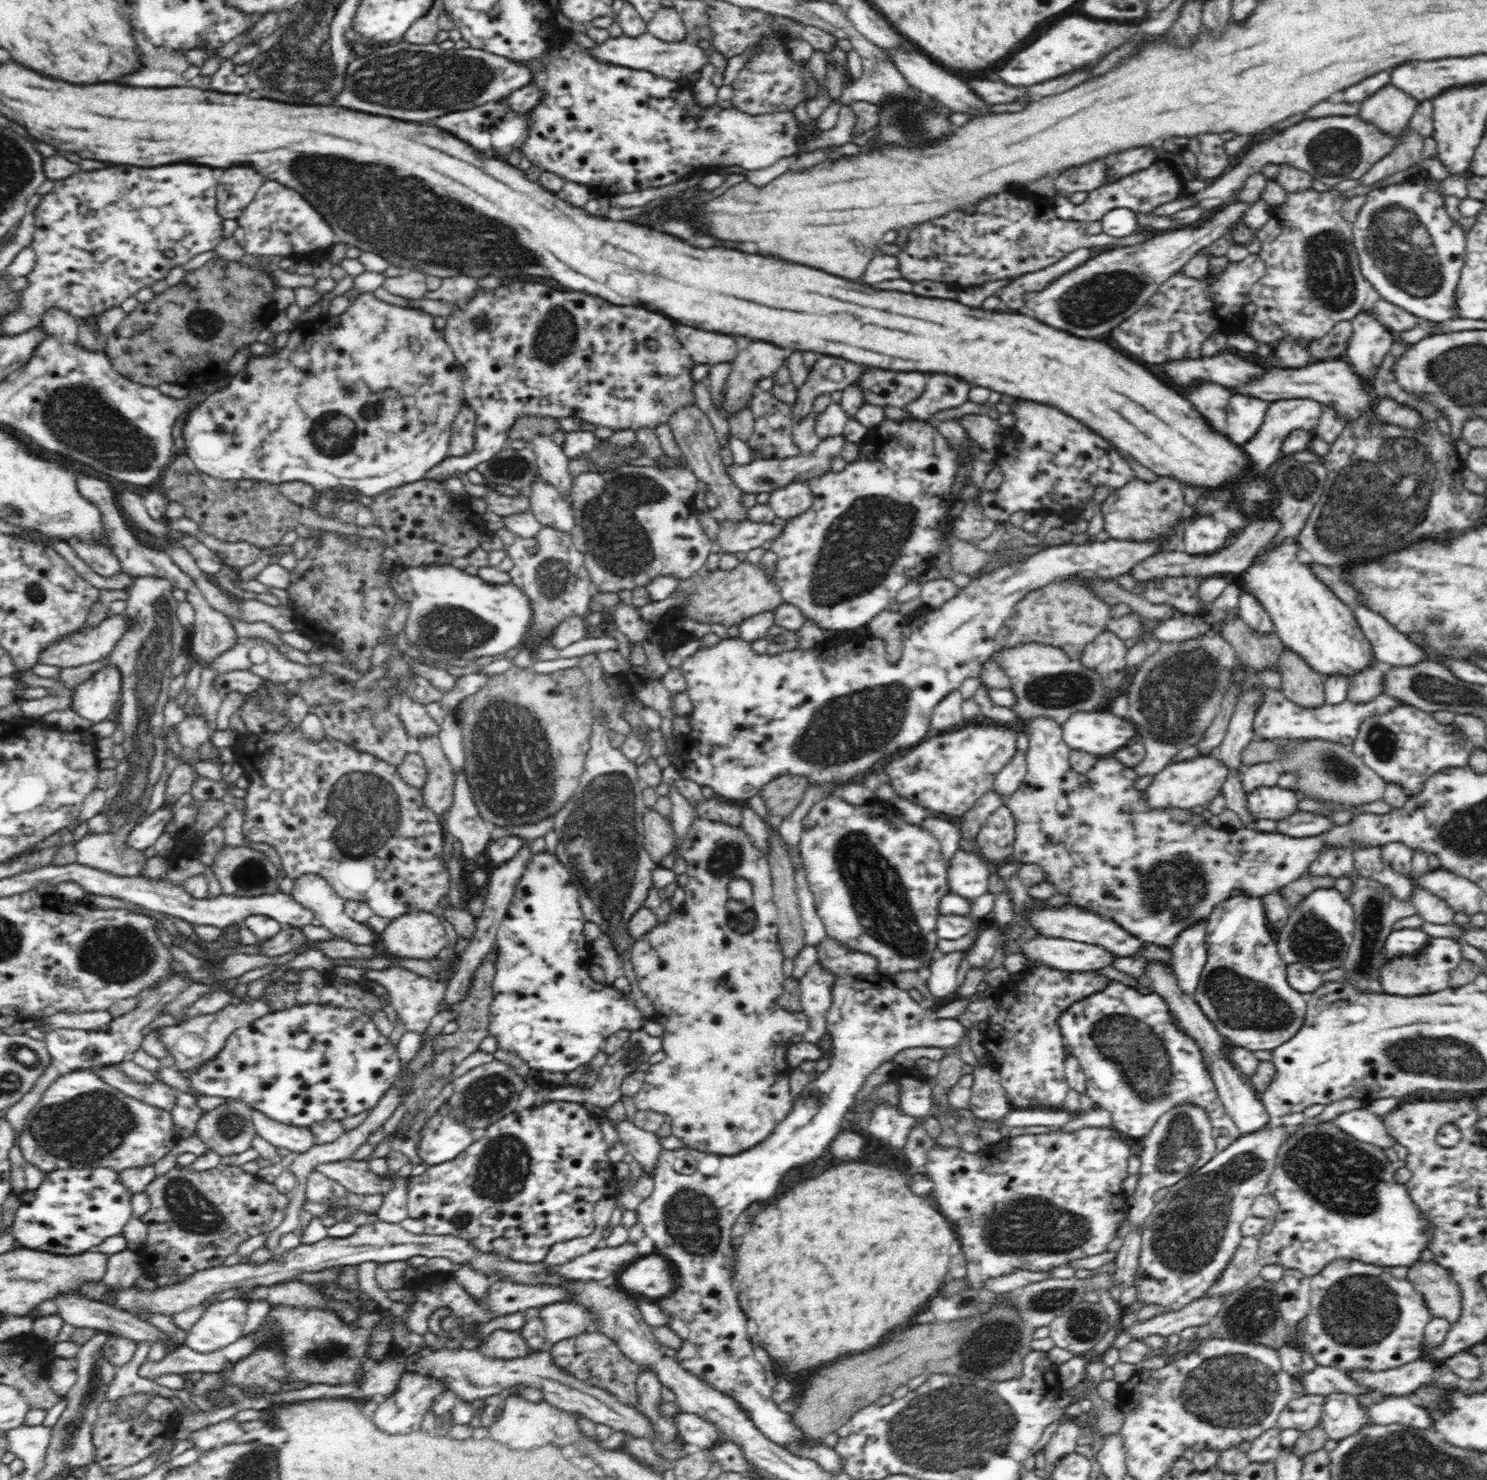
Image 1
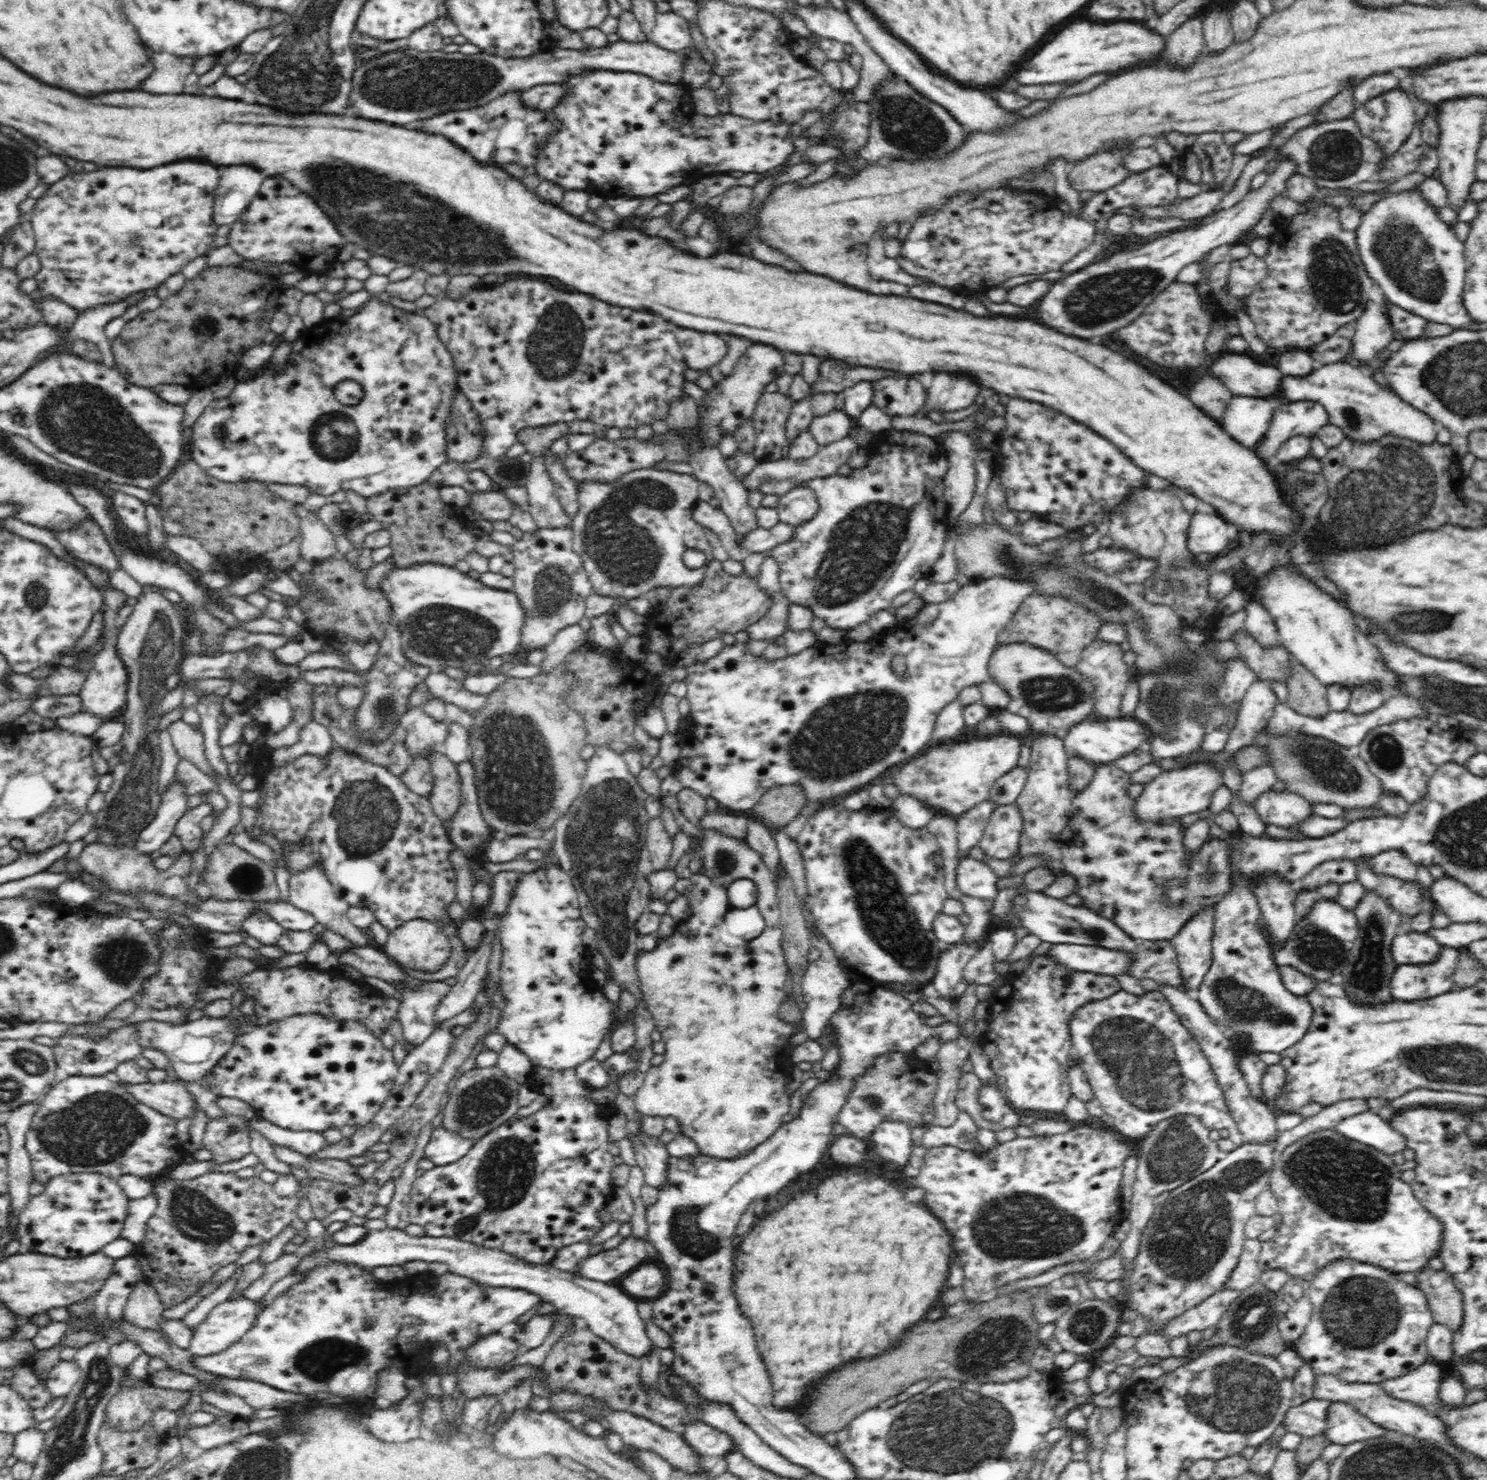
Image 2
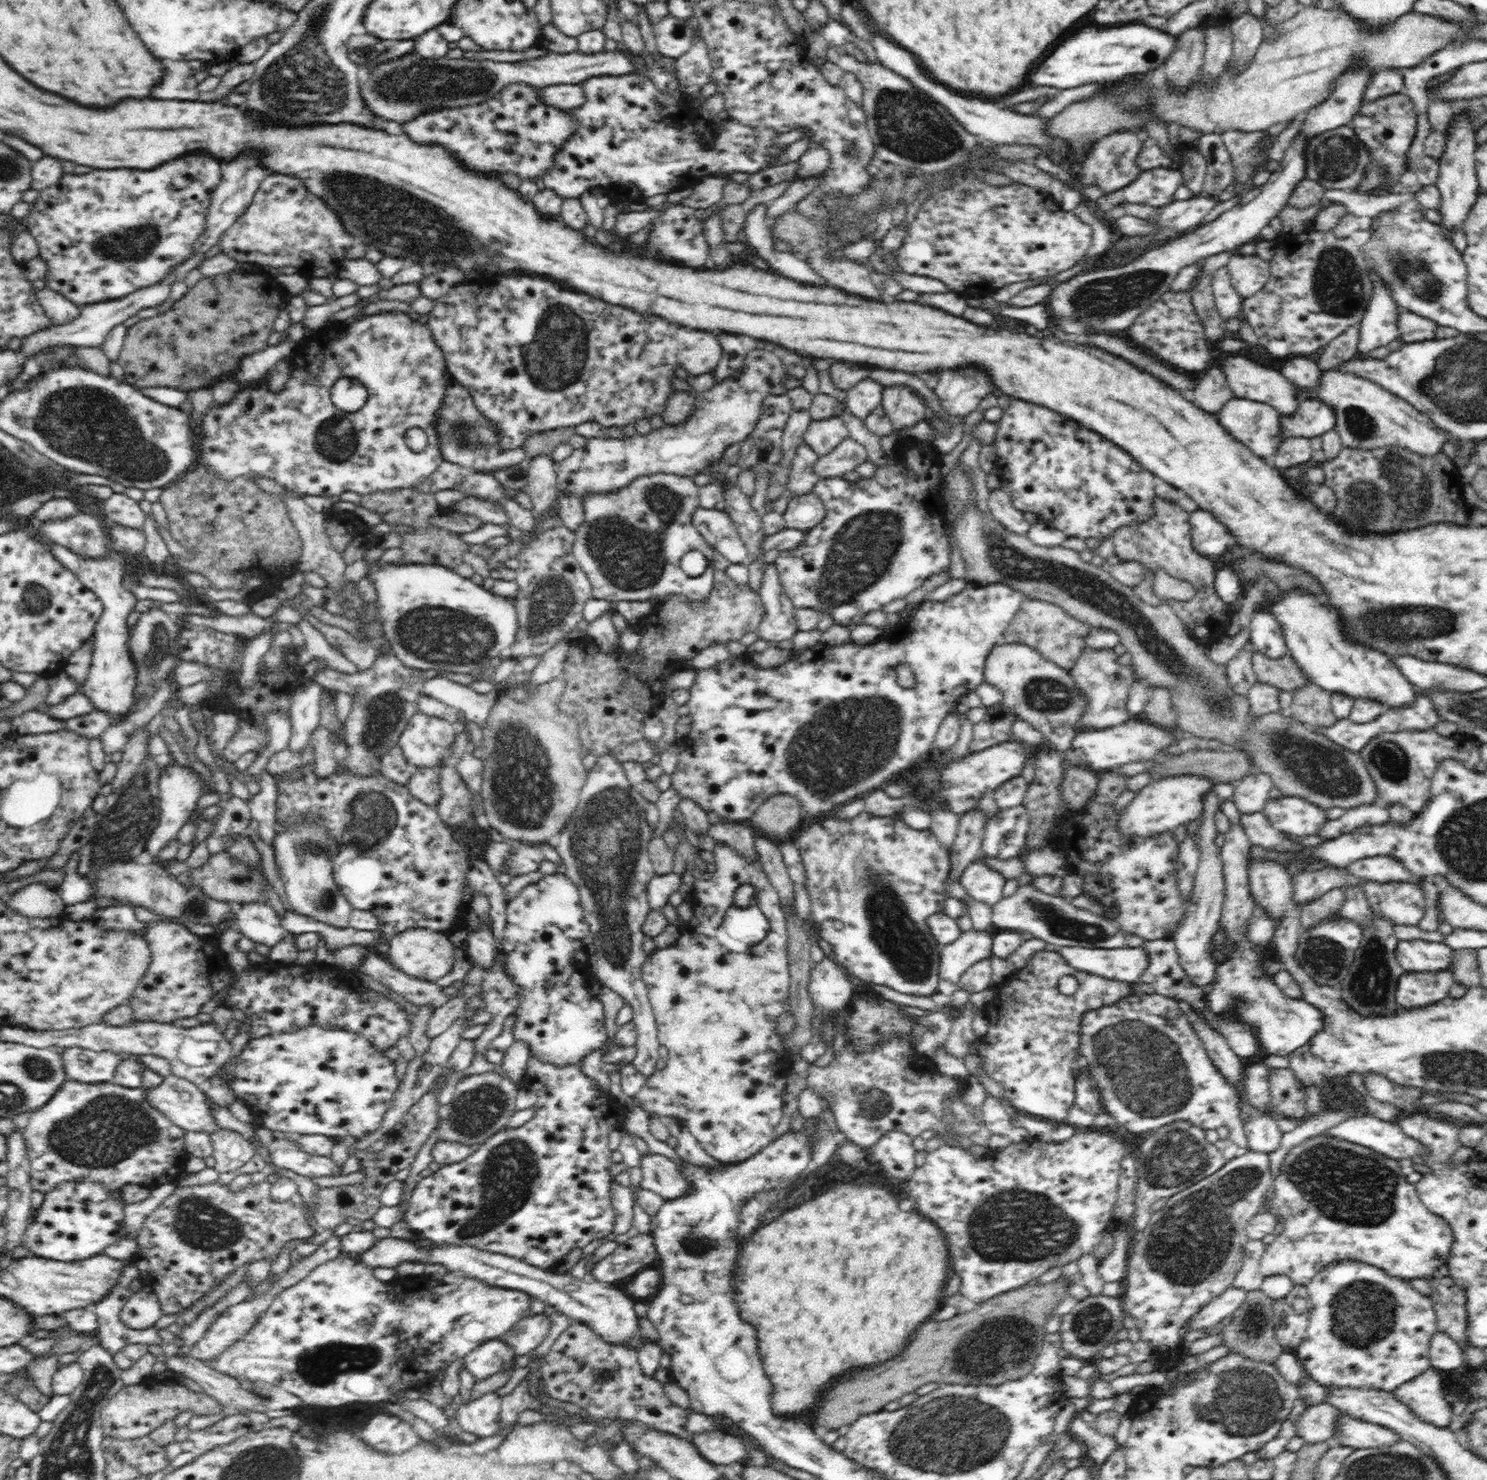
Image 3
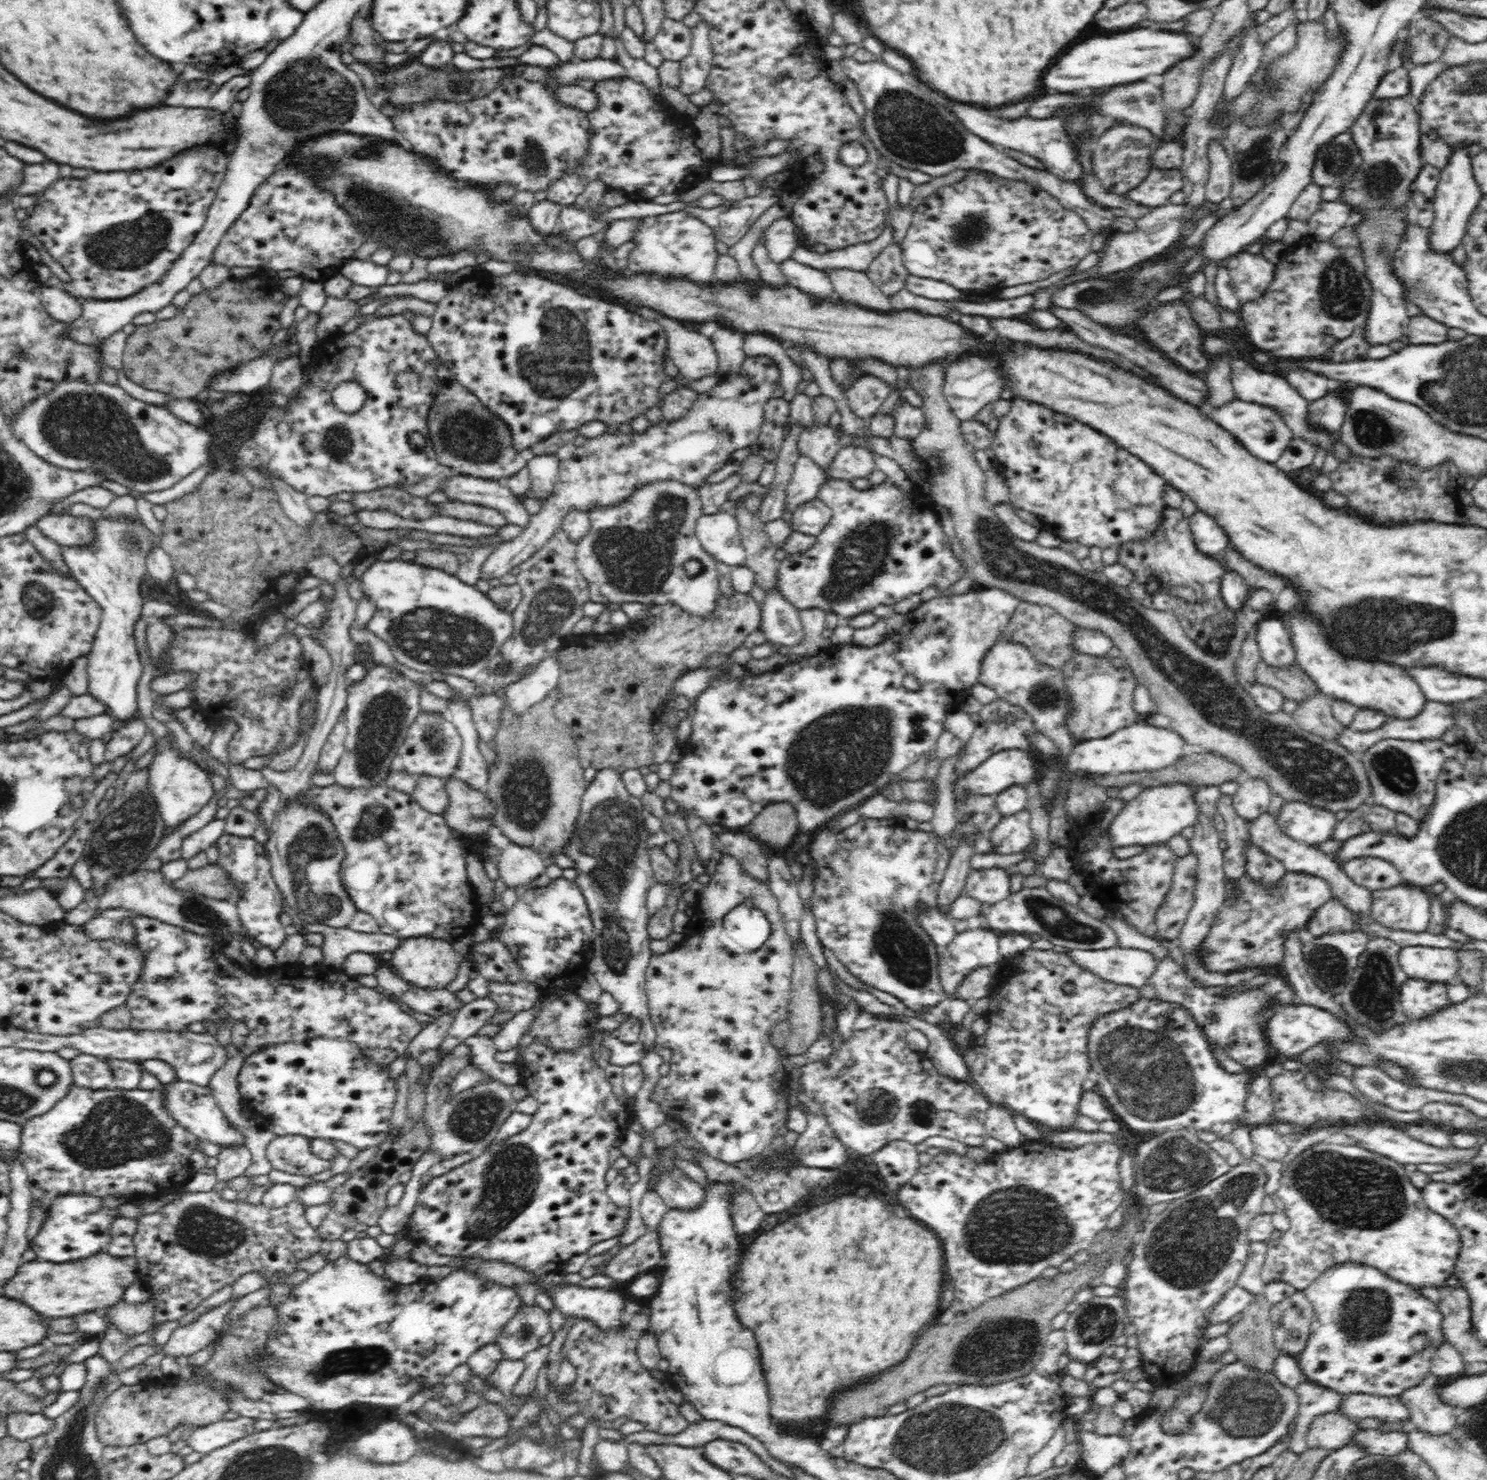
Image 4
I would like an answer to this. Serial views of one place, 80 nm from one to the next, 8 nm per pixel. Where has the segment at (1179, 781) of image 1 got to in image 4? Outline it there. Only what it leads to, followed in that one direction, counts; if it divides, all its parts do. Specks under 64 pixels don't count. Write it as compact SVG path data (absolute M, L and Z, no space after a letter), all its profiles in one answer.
M1164 784L1146 788L1134 800L1130 800L1110 823L1107 833L1111 846L1150 846L1167 842L1180 833L1184 828L1196 824L1198 818L1198 807L1195 801L1196 791L1203 786L1192 784Z

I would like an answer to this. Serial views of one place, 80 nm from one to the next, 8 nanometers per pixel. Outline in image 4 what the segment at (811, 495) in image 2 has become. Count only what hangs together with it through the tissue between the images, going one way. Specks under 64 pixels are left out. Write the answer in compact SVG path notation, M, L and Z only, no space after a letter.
M814 498L810 502L800 504L794 512L792 512L791 524L792 530L809 536L818 537L826 524L830 522L832 511L820 499Z

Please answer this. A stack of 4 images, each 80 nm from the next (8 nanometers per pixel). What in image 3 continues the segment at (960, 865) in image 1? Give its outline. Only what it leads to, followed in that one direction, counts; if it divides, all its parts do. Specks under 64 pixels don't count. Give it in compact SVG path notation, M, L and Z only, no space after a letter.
M975 861L966 866L959 882L968 896L992 907L1003 898L1007 880L1000 872L996 872L984 863Z

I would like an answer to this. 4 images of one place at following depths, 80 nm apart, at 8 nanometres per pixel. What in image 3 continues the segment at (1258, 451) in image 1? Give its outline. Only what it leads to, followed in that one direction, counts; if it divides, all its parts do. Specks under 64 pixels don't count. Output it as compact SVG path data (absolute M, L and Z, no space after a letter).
M1306 398L1301 400L1299 408L1292 417L1281 416L1281 438L1303 437L1311 439L1335 430L1335 411L1320 400Z

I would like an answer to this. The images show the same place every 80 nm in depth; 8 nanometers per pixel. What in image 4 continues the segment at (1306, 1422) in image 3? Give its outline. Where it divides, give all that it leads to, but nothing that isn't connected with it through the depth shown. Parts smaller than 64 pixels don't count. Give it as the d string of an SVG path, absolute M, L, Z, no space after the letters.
M1326 1412L1312 1422L1306 1436L1307 1447L1340 1450L1352 1443L1352 1437L1357 1434L1358 1428L1345 1414Z

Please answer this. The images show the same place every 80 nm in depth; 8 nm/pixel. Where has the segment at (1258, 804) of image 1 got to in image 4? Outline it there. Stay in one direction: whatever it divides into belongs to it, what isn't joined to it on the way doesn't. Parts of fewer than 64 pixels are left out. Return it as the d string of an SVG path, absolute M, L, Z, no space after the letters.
M1297 800L1284 802L1276 816L1276 824L1284 834L1312 847L1332 839L1338 822L1336 813Z

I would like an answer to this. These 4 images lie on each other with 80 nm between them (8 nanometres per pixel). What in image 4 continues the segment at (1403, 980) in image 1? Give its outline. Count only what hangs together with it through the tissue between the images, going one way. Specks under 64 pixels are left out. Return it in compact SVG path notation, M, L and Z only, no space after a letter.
M1407 978L1400 986L1400 1001L1410 1021L1426 1018L1453 1004L1448 998L1448 984Z

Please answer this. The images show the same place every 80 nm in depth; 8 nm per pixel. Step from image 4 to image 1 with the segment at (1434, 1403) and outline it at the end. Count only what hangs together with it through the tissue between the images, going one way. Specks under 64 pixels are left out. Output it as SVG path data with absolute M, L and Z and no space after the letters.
M1422 1358L1390 1371L1351 1371L1348 1376L1361 1386L1384 1395L1410 1397L1421 1387L1430 1385L1437 1367Z

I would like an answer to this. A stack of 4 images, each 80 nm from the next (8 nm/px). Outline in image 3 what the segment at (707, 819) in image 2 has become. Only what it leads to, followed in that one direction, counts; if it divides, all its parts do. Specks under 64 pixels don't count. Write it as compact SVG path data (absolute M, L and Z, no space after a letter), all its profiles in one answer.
M729 822L717 823L708 826L708 835L717 844L726 844L736 854L747 858L750 862L759 860L756 847L754 847L754 828L750 822Z

